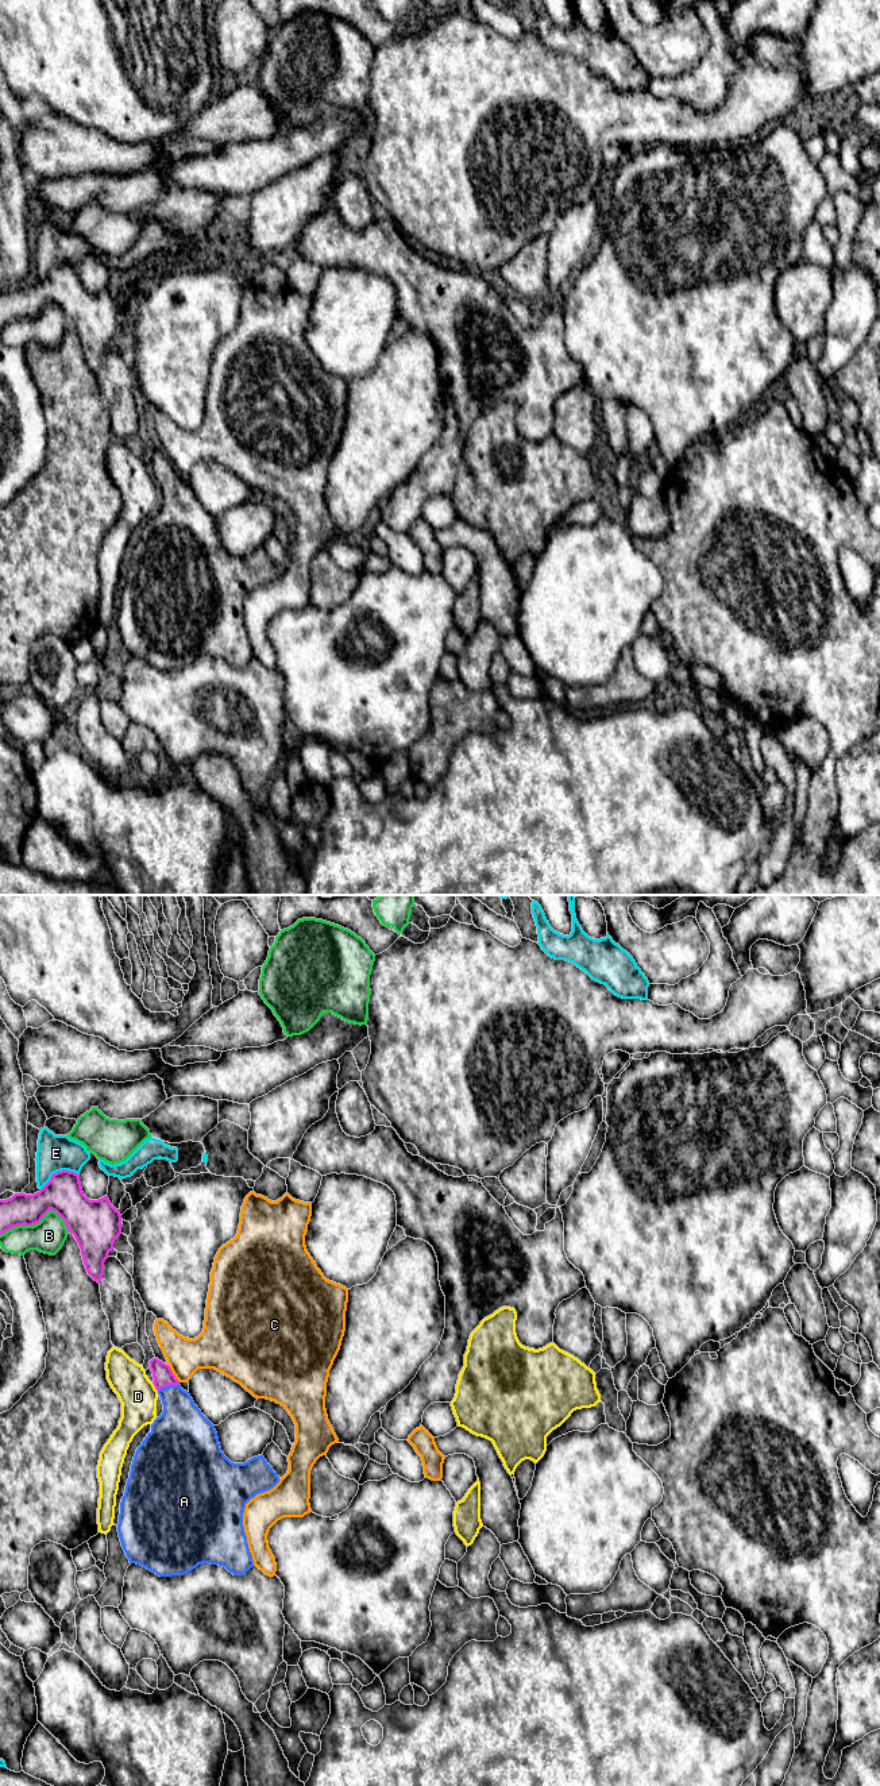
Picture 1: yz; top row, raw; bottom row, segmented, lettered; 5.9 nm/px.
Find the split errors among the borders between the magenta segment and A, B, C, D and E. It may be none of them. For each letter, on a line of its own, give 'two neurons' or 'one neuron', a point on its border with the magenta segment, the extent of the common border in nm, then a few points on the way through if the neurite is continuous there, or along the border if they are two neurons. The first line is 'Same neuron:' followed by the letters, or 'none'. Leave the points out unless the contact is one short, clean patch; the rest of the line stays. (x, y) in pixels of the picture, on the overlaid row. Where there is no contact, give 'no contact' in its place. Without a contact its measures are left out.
Same neuron: A
A: one neuron | yz (168, 1385) | 140 nm | across yz (162, 1374), (168, 1385), (178, 1405), (181, 1424)
B: two neurons | yz (37, 1222) | 420 nm
C: two neurons | yz (173, 1374) | 130 nm | along yz (168, 1365), (178, 1383)
D: two neurons | yz (154, 1385) | 70 nm
E: two neurons | yz (58, 1172) | 260 nm

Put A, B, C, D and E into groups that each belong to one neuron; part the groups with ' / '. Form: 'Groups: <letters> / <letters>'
Groups: A / B / C / D / E

